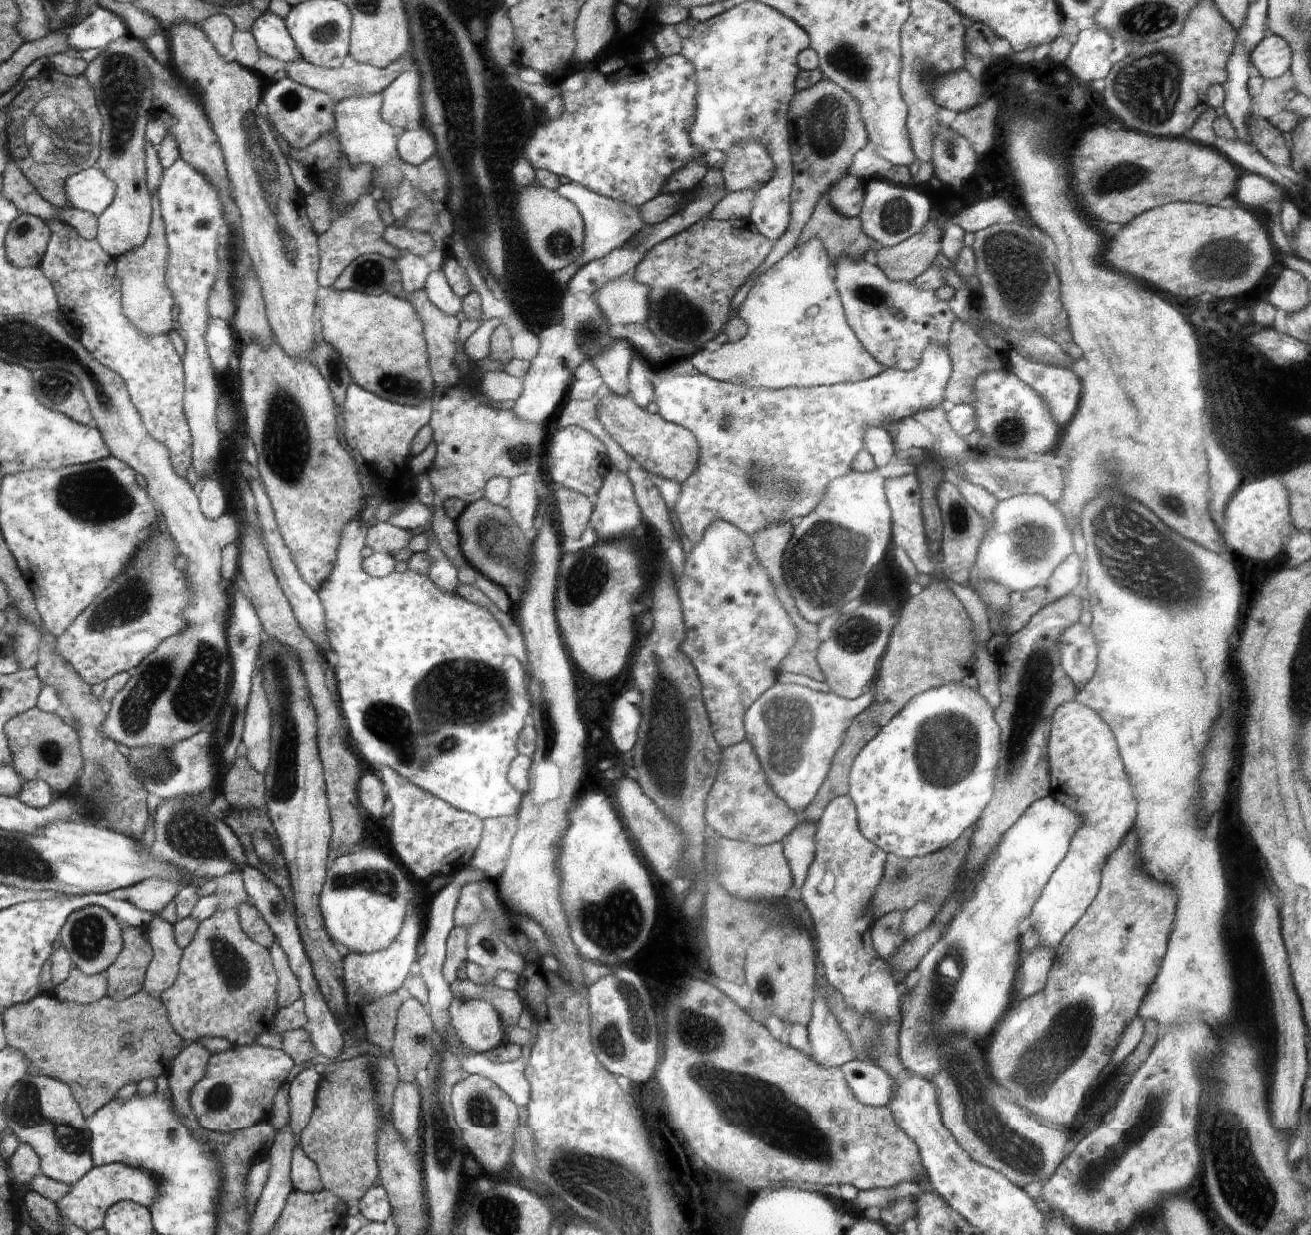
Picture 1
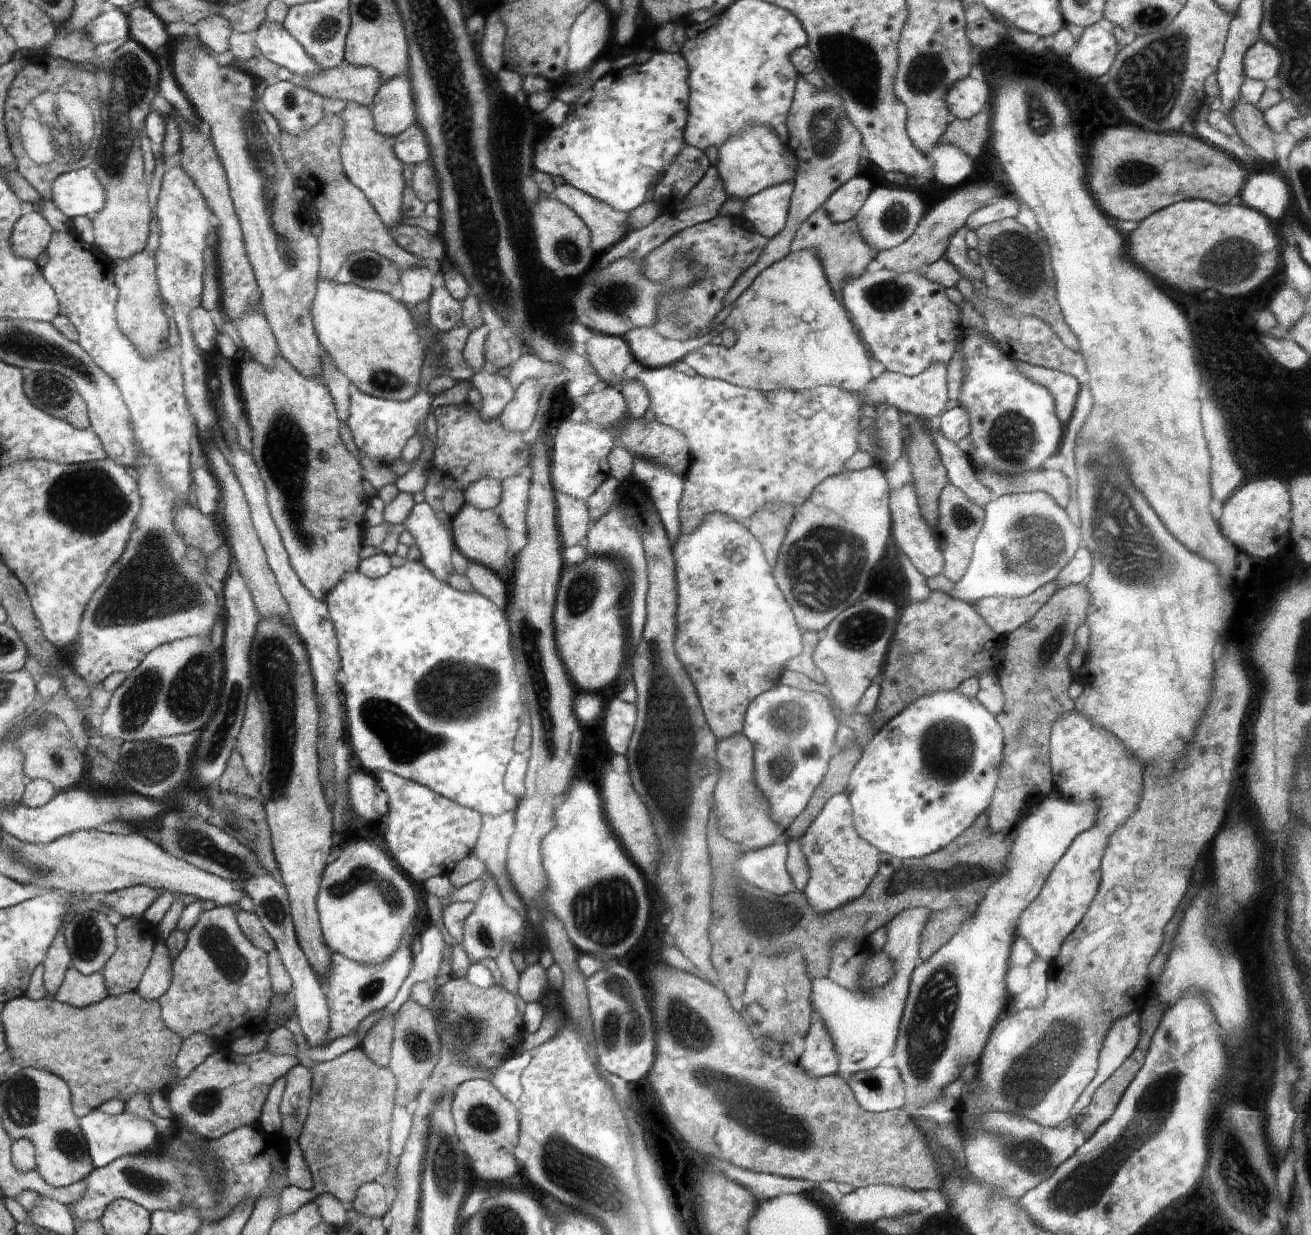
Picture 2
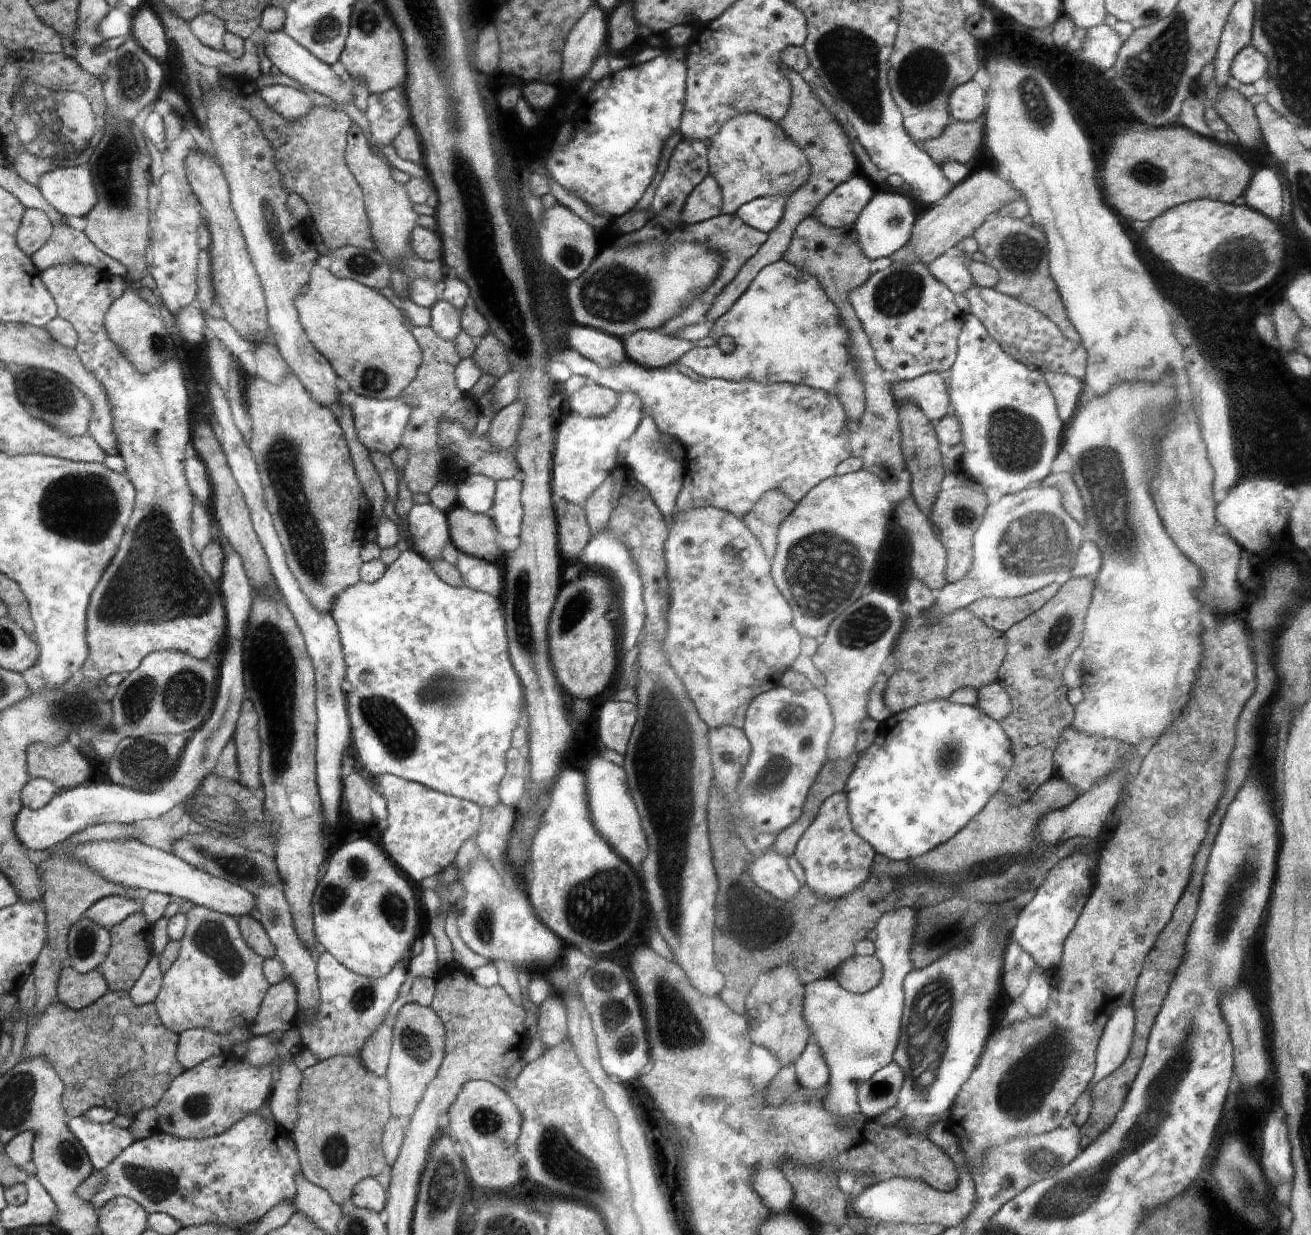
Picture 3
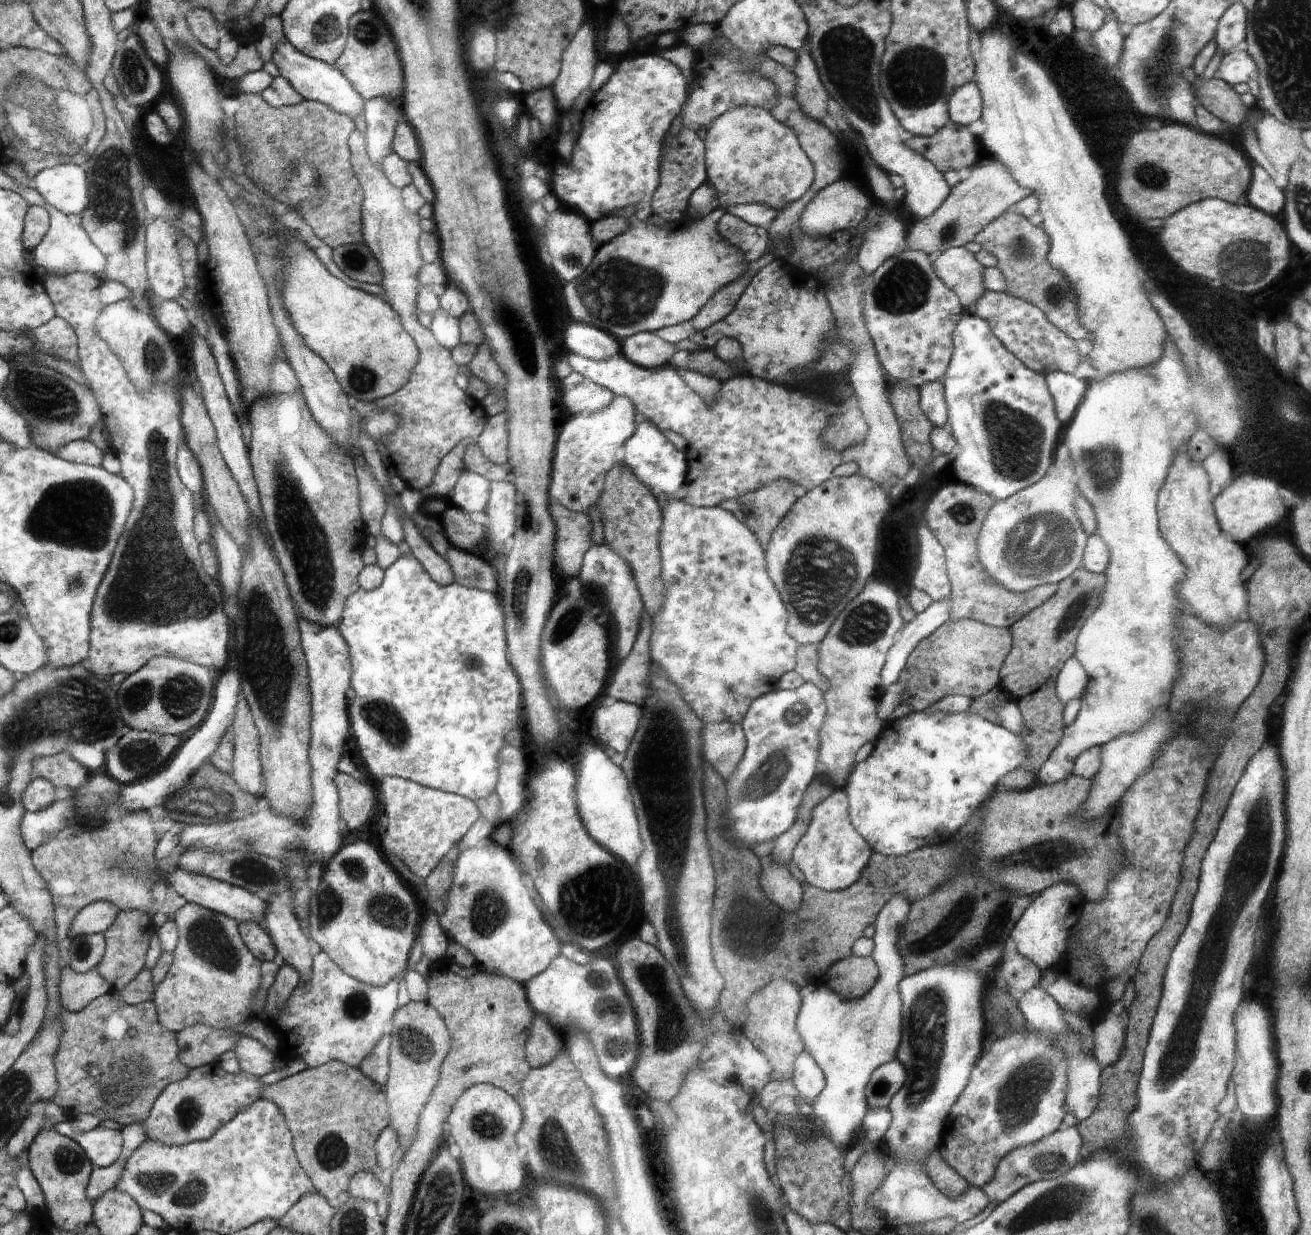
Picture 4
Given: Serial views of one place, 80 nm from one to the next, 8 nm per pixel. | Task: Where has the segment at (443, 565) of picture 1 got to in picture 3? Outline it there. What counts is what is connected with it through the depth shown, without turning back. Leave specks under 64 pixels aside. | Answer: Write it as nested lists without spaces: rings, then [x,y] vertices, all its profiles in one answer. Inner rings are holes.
[[[431,503],[413,506],[408,516],[408,530],[414,538],[413,549],[428,563],[441,558],[440,552],[451,540],[446,514]]]

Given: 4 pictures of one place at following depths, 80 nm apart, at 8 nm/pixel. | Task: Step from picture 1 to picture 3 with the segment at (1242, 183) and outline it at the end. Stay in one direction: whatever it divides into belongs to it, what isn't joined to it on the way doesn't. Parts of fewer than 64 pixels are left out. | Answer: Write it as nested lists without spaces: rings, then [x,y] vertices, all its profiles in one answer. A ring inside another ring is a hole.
[[[1262,168],[1250,180],[1244,199],[1246,204],[1272,220],[1282,218],[1283,182],[1274,169]]]

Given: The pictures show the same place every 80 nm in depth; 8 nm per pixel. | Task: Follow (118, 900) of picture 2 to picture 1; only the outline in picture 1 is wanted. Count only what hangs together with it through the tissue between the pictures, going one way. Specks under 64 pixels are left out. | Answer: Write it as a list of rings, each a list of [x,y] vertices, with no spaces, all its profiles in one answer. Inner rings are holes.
[[[151,878],[144,880],[143,883],[134,884],[126,890],[110,892],[110,896],[136,906],[138,910],[148,911],[154,916],[156,912],[173,903],[176,892],[182,886],[182,882],[174,882],[174,880],[168,882],[166,878]]]

